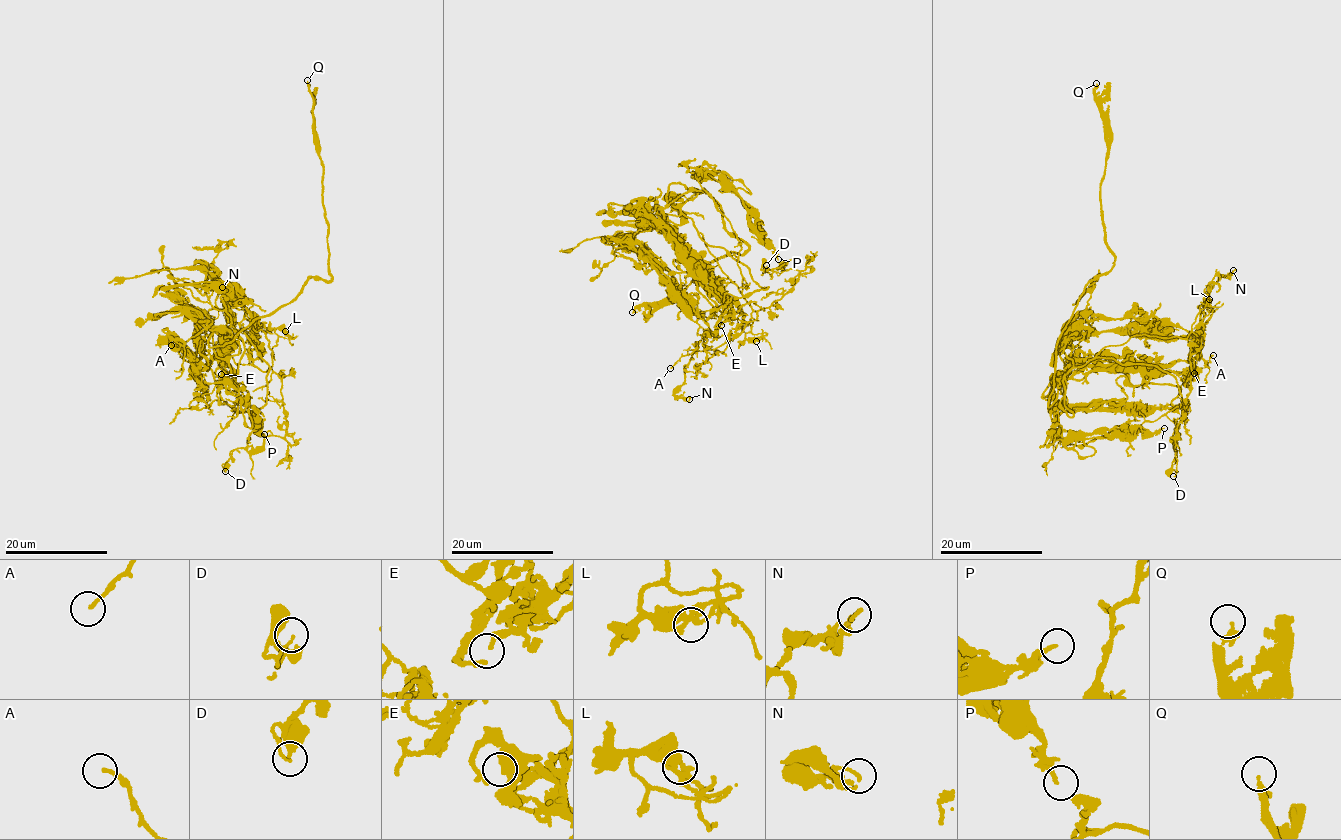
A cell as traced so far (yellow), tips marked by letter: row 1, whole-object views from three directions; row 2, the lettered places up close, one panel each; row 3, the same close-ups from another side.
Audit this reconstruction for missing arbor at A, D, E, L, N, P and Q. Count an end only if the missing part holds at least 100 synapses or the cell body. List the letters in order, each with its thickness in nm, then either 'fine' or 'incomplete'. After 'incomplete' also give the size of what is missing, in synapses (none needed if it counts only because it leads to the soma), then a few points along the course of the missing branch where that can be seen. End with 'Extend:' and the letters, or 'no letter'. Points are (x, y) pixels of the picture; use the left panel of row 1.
A: calibre 140 nm; fine
D: calibre 100 nm; fine
E: calibre 220 nm; fine
L: calibre 240 nm; fine
N: calibre 140 nm; fine
P: calibre 180 nm; fine
Q: calibre 160 nm; incomplete; course (307, 80), (304, 66), (310, 60)
Extend: Q

